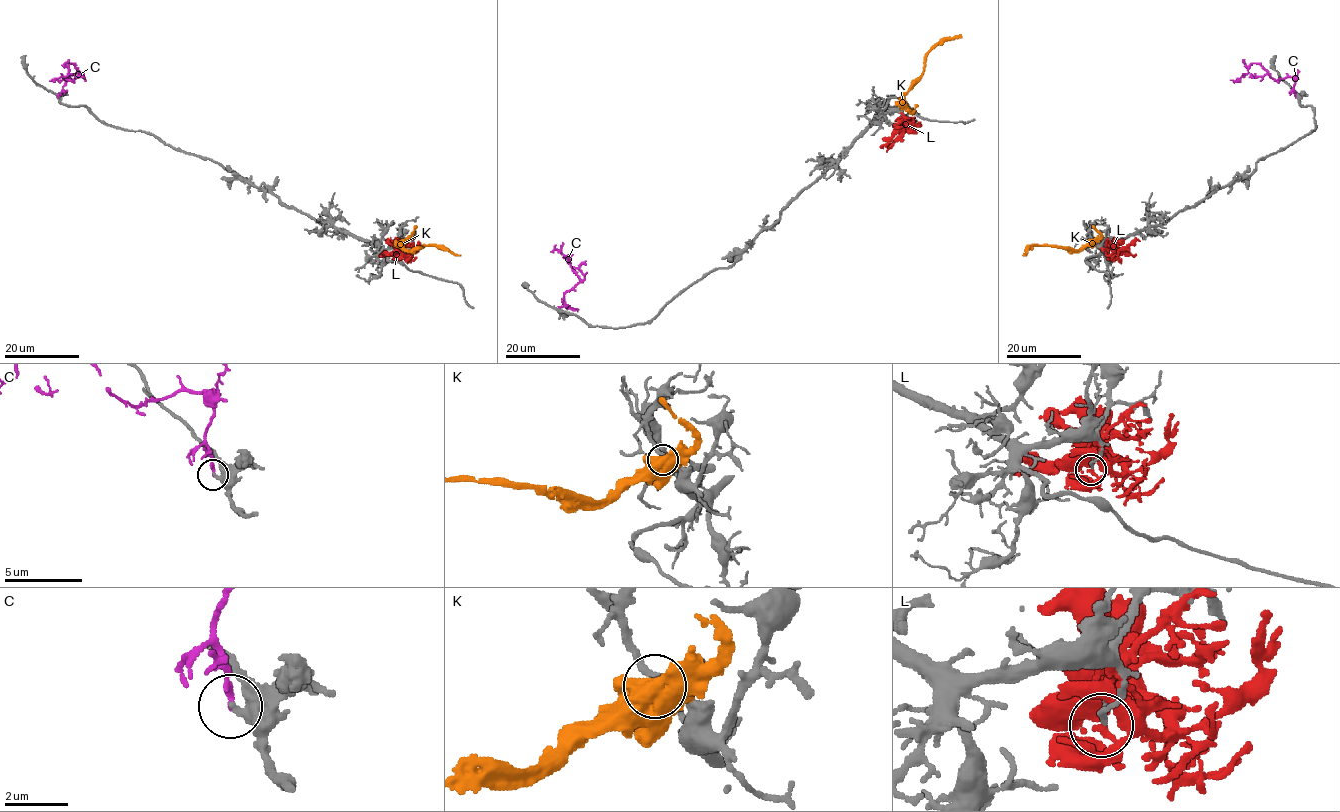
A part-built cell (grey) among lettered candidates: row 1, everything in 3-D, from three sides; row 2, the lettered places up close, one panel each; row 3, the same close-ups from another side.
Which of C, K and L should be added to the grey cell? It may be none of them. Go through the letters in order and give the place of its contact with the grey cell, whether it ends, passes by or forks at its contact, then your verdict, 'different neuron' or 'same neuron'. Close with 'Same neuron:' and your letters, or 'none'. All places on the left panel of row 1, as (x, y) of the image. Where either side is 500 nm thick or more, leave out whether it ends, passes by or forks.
C: meets grey at (58, 97); different neuron
K: meets grey at (400, 240); different neuron
L: meets grey at (399, 255); it passes by; different neuron
Same neuron: none

